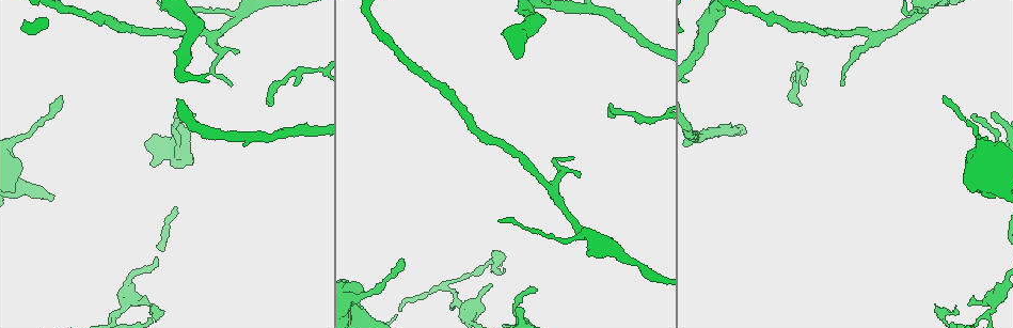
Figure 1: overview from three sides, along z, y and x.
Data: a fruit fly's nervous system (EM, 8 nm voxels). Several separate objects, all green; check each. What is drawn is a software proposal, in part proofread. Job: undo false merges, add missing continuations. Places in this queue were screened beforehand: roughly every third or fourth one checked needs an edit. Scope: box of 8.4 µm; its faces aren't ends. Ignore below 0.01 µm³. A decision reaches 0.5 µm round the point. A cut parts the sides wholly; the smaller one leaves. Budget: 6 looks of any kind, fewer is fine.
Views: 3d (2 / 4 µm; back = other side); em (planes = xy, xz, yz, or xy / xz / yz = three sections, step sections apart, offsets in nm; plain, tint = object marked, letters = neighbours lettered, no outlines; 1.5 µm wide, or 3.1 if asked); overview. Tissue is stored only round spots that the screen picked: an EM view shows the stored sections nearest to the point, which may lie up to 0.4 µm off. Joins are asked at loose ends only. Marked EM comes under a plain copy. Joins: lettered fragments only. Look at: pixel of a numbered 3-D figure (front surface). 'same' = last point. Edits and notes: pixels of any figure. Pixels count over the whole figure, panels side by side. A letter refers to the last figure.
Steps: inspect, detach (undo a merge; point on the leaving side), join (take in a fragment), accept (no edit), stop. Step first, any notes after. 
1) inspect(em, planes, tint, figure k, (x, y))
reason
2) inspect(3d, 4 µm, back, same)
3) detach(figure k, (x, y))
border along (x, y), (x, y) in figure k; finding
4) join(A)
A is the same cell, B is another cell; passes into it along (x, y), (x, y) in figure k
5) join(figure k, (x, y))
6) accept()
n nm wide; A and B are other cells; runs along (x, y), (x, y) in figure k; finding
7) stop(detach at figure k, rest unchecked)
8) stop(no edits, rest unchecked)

inspect(em, planes, letters, figure 1, (998, 118))
sudden change in width

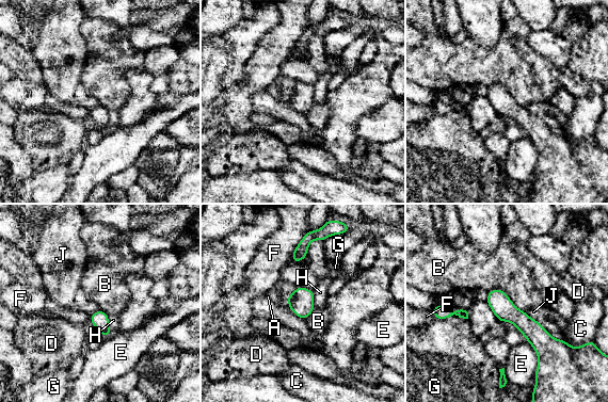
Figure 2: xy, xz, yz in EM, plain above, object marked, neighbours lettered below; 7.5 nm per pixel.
accept()
130 nm wide; A, B, C, D, E, F, G, H and J are other cells; border along (488, 291), (501, 289), (526, 312) in figure 2; continuous, no second neuron

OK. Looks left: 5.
inspect(3d, 2 µm, figure 1, (62, 98))
branch stops here

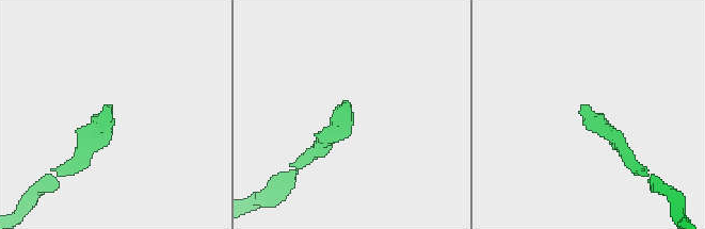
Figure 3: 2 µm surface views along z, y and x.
inspect(em, yz, step 8, tint, figure 3, (348, 100))

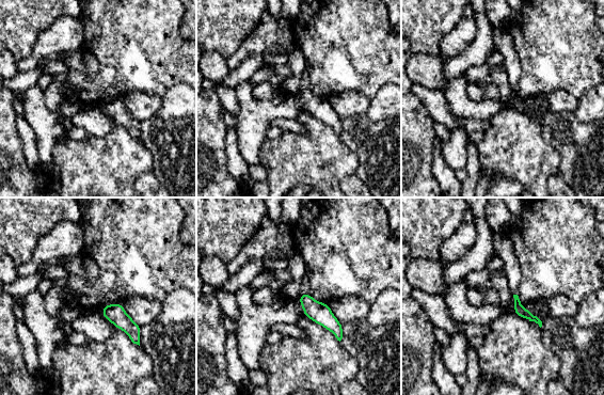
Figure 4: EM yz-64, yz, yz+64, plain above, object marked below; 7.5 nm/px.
inspect(em, yz, step 8, letters, same)

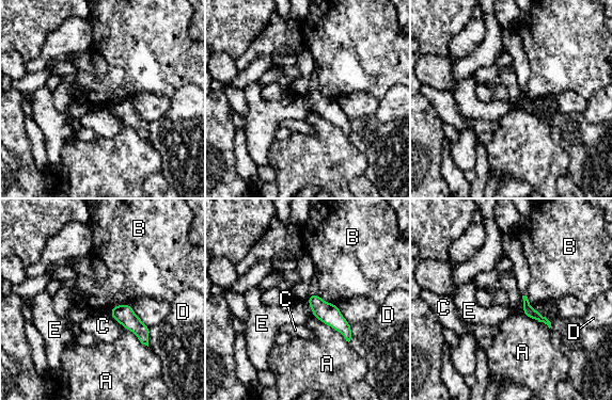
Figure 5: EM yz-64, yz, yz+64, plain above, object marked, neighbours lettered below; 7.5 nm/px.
accept()
70 nm wide; A, B, C, D and E are other cells; border along (307, 301), (312, 315) in figure 5; no lettered fragment goes on from it

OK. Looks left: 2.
inspect(3d, 4 µm, back, figure 1, (488, 286))
branch stops here

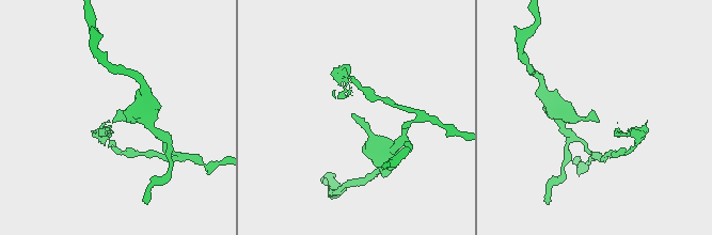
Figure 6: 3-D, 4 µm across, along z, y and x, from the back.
inspect(em, xz, step 4, letters, figure 6, (115, 119))
shape alone is not enough

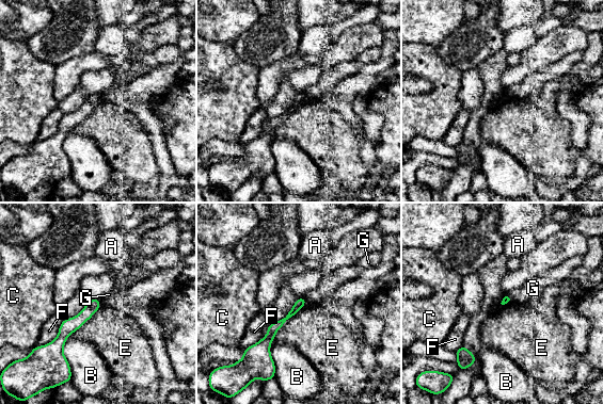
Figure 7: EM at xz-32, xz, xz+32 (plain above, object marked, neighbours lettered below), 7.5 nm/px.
accept()
A, B, C, E, F and G are other cells; border along (306, 302), (275, 333), (273, 338) in figure 7; none of them fits

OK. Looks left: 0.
stop(no edits, rest unchecked)

